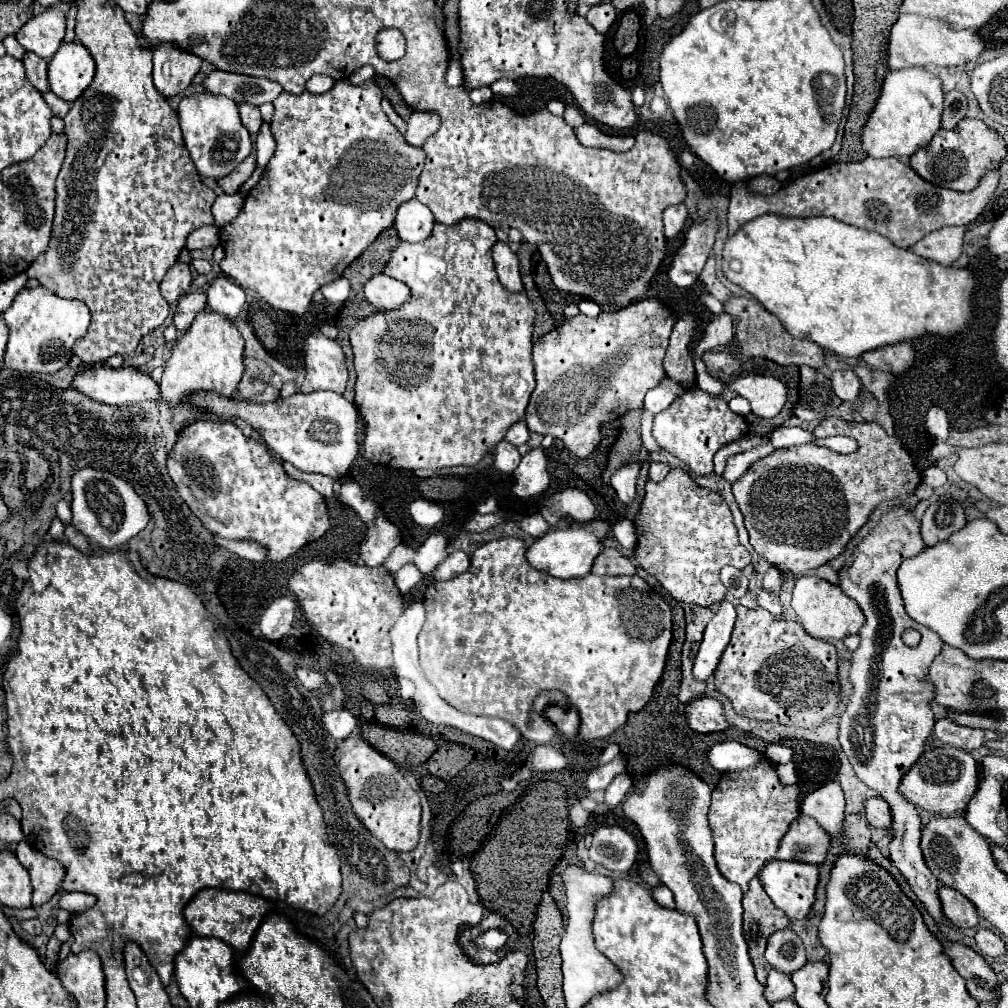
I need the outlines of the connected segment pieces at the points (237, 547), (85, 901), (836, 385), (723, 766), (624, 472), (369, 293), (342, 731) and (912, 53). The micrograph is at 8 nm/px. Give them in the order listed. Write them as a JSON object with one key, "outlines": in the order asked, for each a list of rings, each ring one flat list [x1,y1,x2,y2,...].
{"outlines":[[[216,538,216,544,220,548,226,548,234,554,238,554,244,560,250,562,264,562,264,548,260,548,260,544,252,544,252,542,236,542,236,540,224,540,224,538]],[[64,891,60,899,60,907,69,910,72,913,84,912,97,902,97,898,91,894,82,892,66,892]],[[836,370,830,376,830,382,832,382,832,390,836,392,836,396,840,400,850,400,850,402,858,398,860,388,862,388,858,376,852,370]],[[722,742,722,744,714,744,708,750,708,762,710,766,714,766,720,772,728,772,728,770,744,770,750,766,756,766,764,754,742,746,738,742]],[[630,462,618,469,611,477,611,486,618,498,626,504,630,504,634,500,638,472,640,472,640,464]],[[384,274,372,276,364,286,364,296,376,310,394,310,408,300,408,294,406,284]],[[348,710,324,712,322,720,324,720,324,726,330,732,330,736,336,738,336,740,348,738,352,734,352,730,356,728,356,720,354,720,354,716]],[[902,14,890,28,888,36,888,66,892,70,912,68,912,66,964,66,970,60,976,60,984,50,984,42,972,30,952,30,948,24,940,24,940,20,908,16]]]}

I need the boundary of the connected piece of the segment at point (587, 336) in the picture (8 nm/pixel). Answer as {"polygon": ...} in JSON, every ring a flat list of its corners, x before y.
{"polygon":[[646,298,612,314,602,312,598,318,578,314,566,320,560,328,554,328,546,336,538,338,532,354,536,368,536,388,524,414,530,432,542,436,552,434,554,438,566,438,566,448,570,452,574,452,580,458,590,456,590,452,602,438,600,424,620,418,626,410,642,408,644,394,650,388,654,388,658,380,664,376,662,360,674,324,676,318,658,300]]}

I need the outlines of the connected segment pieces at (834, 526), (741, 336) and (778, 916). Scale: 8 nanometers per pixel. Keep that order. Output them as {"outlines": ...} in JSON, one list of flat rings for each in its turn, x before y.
{"outlines":[[[826,418,814,434,818,438,826,436,852,436,858,442,854,454,838,454,830,448,816,444,802,444,774,450,772,454,756,460,744,476,732,484,734,498,744,514,744,524,750,534,750,544,756,554,766,558,778,570,788,570,792,574,806,574,832,558,836,558,850,538,866,524,874,506,882,500,894,500,898,496,908,496,920,484,920,474,912,462,912,456,896,436,888,436,882,426,872,422,844,422,840,418]],[[728,296,728,300,724,302,724,312,730,314,732,318,736,318,736,340,728,346,724,346,722,350,714,350,710,354,710,364,712,364,712,378,718,380,730,380,736,378,740,374,740,368,746,360,750,358,766,358,772,360,780,366,812,366,818,368,824,364,824,350,812,342,812,340,798,340,794,336,788,336,788,332,784,332,784,328,780,328,780,322,774,320,774,316,758,302,754,302,752,298,746,296]],[[758,876,750,880,750,890,742,898,742,906,744,906,744,938,750,948,756,978,760,984,766,984,766,976,772,970,772,966,764,958,766,940,774,930,786,928,790,920,772,904]]]}

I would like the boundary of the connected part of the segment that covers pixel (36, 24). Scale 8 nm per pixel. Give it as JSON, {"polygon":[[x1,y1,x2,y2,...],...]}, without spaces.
{"polygon":[[58,6,44,10,38,16,32,16,14,36,26,52,50,60,60,48,66,30,66,16]]}

